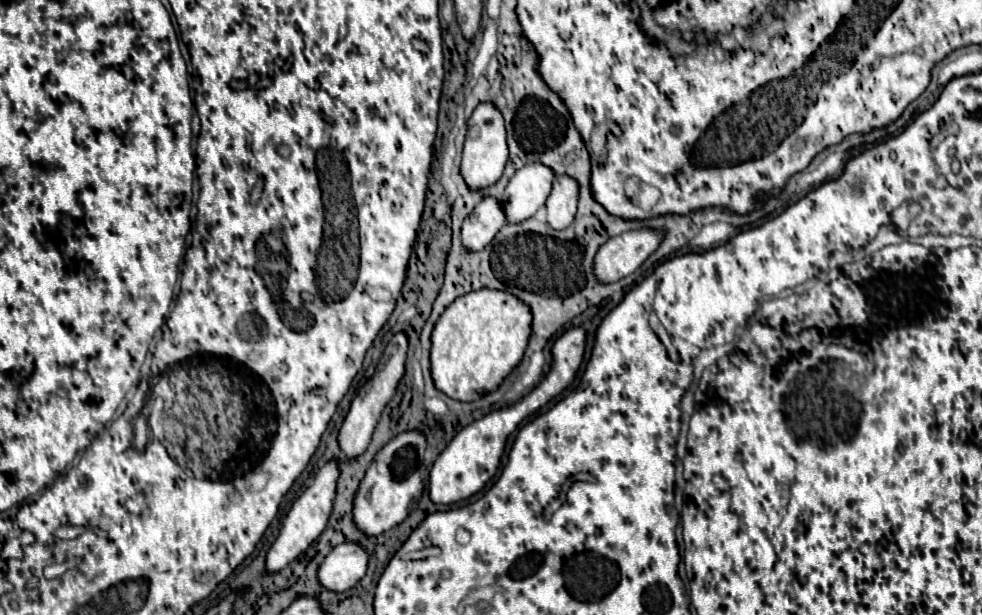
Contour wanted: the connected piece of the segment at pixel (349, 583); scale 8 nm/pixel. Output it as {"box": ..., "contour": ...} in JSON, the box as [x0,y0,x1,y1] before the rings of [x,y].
{"box":[318,544,368,592],"contour":[[[360,544],[336,546],[318,568],[318,582],[330,592],[346,592],[358,584],[368,566],[368,554]]]}

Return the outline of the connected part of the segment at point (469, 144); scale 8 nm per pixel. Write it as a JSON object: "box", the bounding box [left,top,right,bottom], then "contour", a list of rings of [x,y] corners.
{"box":[460,102,508,192],"contour":[[[488,102],[480,104],[468,120],[468,134],[466,134],[464,154],[462,154],[462,164],[460,164],[460,172],[466,186],[474,192],[480,192],[496,184],[498,178],[502,176],[506,160],[508,160],[508,146],[506,146],[506,136],[504,136],[504,120],[492,104]]]}

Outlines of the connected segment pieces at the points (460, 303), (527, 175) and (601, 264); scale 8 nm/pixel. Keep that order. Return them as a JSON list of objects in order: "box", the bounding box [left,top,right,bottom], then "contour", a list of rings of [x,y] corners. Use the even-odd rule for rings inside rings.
[{"box":[430,288,532,402],"contour":[[[482,288],[480,292],[470,292],[470,294],[456,298],[442,312],[442,316],[438,318],[432,330],[430,376],[434,380],[434,386],[446,396],[460,400],[460,402],[474,402],[480,396],[496,390],[524,356],[526,344],[528,344],[530,320],[532,320],[532,314],[528,312],[528,308],[524,308],[524,304],[516,300],[516,296],[508,296],[508,292],[496,292],[496,290]]]},{"box":[502,164,554,224],"contour":[[[526,164],[516,172],[502,196],[502,210],[510,224],[532,218],[552,188],[554,172],[544,164]]]},{"box":[594,230,662,284],"contour":[[[630,230],[620,236],[610,238],[606,244],[600,246],[600,250],[594,256],[594,276],[600,284],[612,284],[618,282],[620,278],[626,278],[632,274],[660,244],[662,234],[656,230]]]}]

